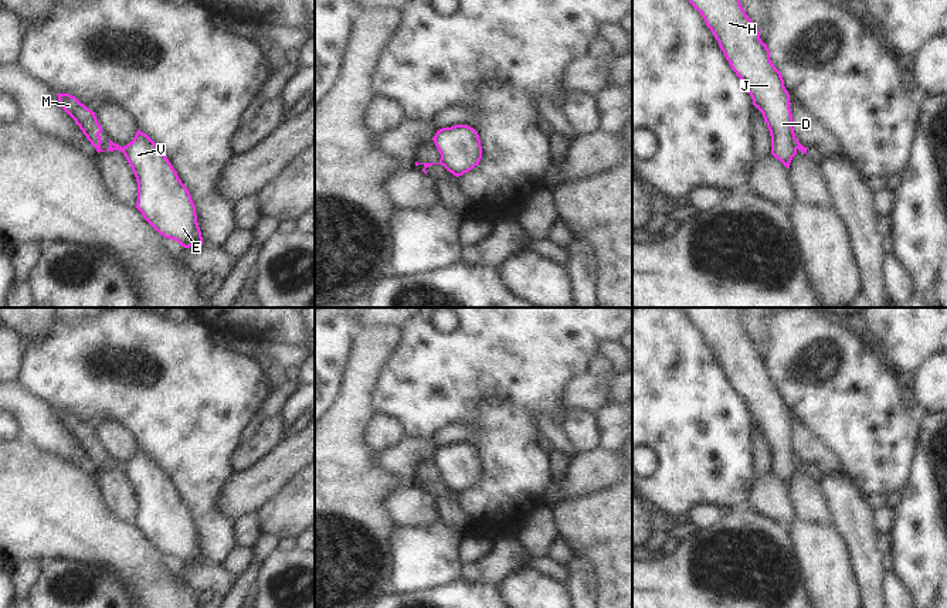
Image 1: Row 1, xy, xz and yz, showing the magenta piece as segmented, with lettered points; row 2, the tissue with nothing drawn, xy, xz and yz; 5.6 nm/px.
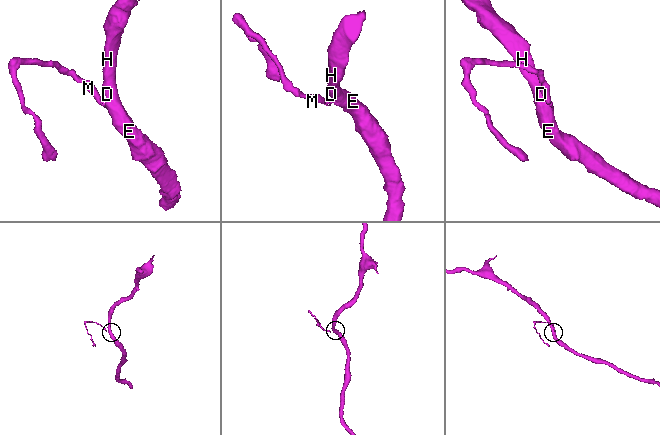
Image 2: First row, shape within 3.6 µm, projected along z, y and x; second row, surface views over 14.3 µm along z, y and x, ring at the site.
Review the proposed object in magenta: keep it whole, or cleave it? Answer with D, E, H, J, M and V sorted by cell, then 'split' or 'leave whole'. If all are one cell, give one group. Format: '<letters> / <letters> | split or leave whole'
D E H J V / M | split

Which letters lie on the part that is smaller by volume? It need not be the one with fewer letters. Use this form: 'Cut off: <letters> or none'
Cut off: M

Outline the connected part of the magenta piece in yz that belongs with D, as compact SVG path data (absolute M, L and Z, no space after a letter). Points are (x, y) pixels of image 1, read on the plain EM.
M739 308L680 309L705 336L706 343L717 357L732 387L747 404L753 422L763 431L771 454L771 472L790 486L790 480L797 472L797 468L800 466L801 471L805 471L805 465L798 459L794 451L790 411L784 404L781 390L771 380L770 367L767 361L761 359L758 346L743 327Z

